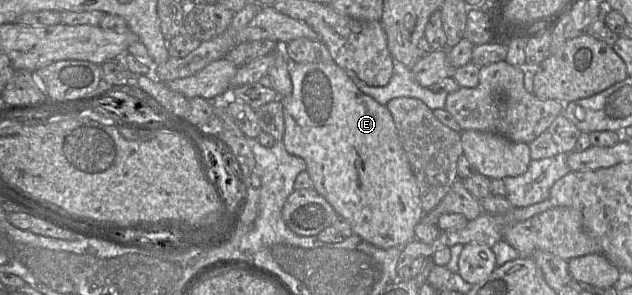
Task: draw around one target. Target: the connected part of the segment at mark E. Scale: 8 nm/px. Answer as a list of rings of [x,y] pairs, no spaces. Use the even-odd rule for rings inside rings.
[[[333,60],[320,63],[291,63],[292,92],[279,97],[283,105],[283,144],[288,153],[301,157],[313,181],[313,188],[351,225],[353,234],[368,243],[387,249],[405,246],[415,239],[415,226],[425,215],[417,180],[402,148],[395,123],[387,106],[364,94],[346,70]]]

